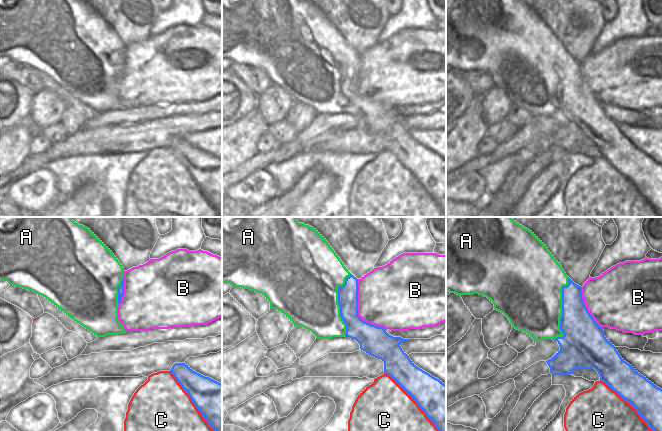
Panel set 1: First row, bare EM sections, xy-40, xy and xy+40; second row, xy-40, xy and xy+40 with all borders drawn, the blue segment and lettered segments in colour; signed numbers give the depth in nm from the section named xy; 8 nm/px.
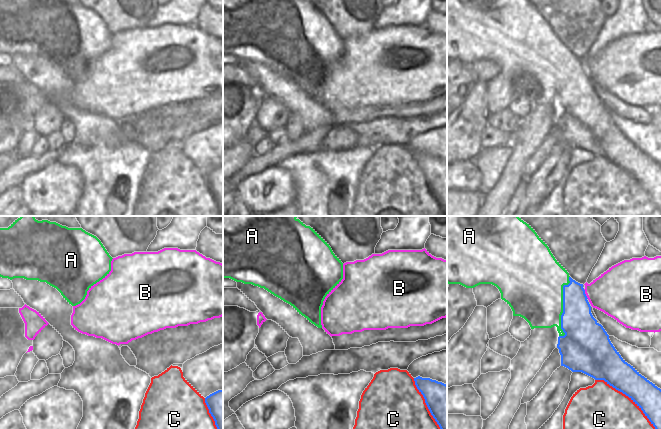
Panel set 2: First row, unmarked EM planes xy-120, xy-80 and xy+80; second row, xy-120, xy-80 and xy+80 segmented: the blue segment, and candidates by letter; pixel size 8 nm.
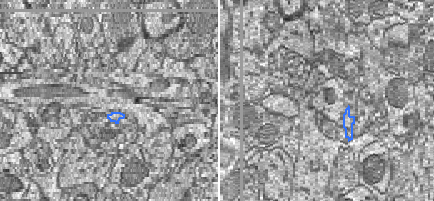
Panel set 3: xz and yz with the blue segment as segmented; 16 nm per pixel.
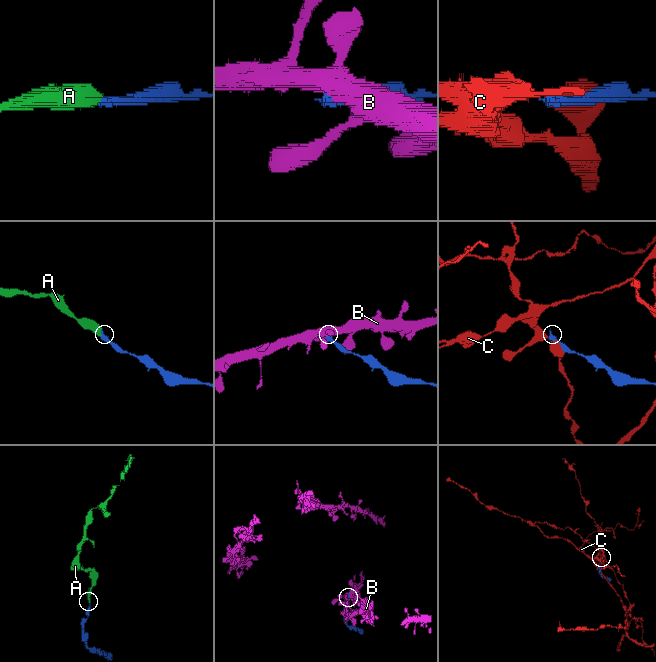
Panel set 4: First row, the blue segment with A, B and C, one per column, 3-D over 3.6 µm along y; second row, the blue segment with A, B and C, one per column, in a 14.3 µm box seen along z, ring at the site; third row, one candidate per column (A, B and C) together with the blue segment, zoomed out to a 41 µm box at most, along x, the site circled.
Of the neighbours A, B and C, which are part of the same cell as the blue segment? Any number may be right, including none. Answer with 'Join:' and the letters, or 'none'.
Join: A.

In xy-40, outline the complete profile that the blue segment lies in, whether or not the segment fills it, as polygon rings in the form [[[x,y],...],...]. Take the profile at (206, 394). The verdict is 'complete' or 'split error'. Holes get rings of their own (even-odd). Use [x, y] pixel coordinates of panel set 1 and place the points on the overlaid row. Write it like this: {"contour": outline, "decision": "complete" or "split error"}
{"contour": [[[175,363],[170,372],[214,431],[222,431],[222,384],[193,371],[185,363]]], "decision": "complete"}

